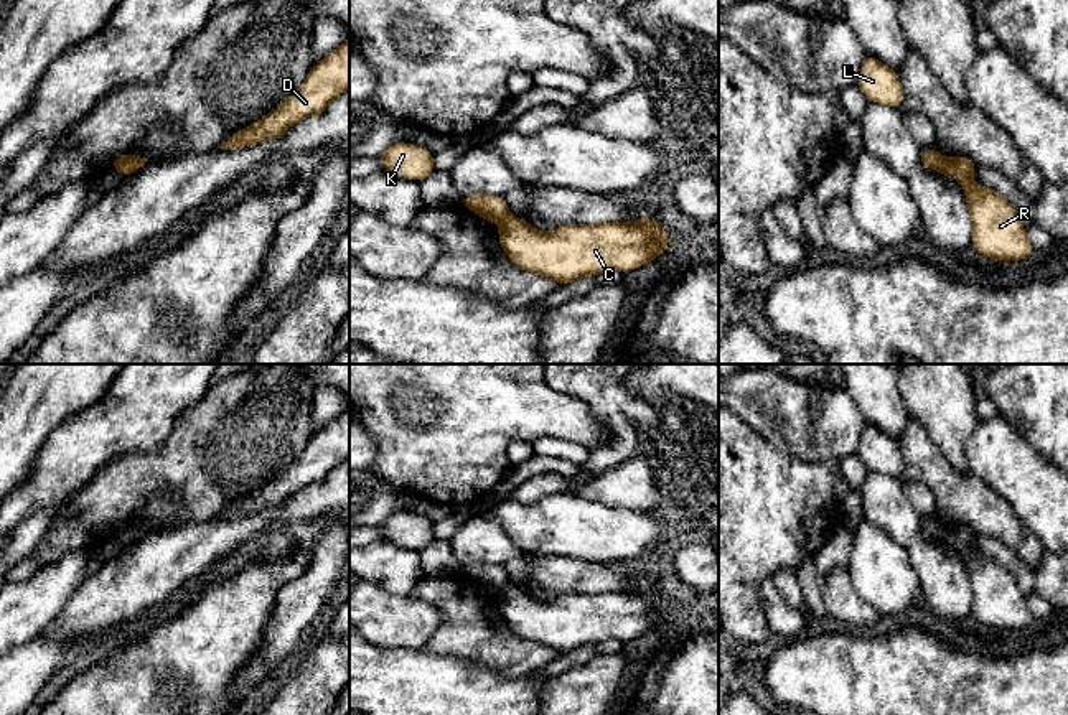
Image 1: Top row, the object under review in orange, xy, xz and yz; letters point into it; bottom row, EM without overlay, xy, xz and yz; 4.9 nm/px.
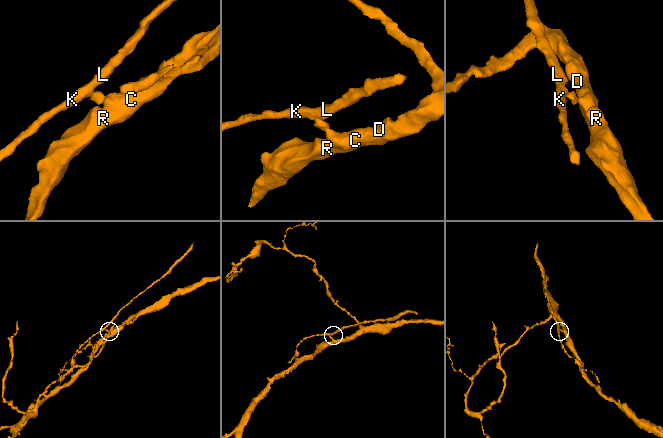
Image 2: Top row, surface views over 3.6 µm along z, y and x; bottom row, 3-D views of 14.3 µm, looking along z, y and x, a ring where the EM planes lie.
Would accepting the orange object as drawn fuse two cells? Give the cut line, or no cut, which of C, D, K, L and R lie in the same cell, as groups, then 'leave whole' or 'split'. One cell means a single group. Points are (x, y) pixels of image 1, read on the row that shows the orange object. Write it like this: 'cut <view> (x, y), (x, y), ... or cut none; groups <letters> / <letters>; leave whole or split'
cut yz (943, 157), (940, 170); groups C D R / K L; split

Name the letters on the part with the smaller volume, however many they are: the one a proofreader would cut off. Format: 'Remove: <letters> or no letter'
Remove: K, L

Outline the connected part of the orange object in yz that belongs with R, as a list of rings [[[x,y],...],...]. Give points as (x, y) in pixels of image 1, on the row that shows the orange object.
[[[943,157],[941,173],[964,186],[964,198],[972,217],[972,247],[987,259],[1022,260],[1033,247],[1007,198],[991,188],[972,183],[976,163],[969,157]]]

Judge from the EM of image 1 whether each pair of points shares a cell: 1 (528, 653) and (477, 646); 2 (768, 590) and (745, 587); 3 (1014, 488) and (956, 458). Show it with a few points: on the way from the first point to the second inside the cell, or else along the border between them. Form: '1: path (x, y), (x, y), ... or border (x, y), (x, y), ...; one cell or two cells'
1: path (515, 653), (490, 646); one cell
2: border (772, 575), (762, 584), (762, 613), (768, 626); two cells
3: border (976, 427), (966, 443), (969, 470); two cells

